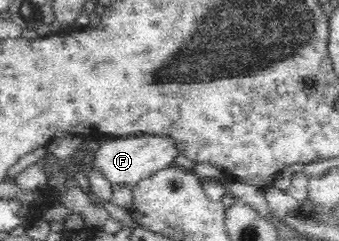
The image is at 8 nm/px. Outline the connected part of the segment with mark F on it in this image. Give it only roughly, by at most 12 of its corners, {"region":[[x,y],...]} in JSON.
{"region":[[171,138],[108,141],[89,157],[113,186],[173,166]]}

